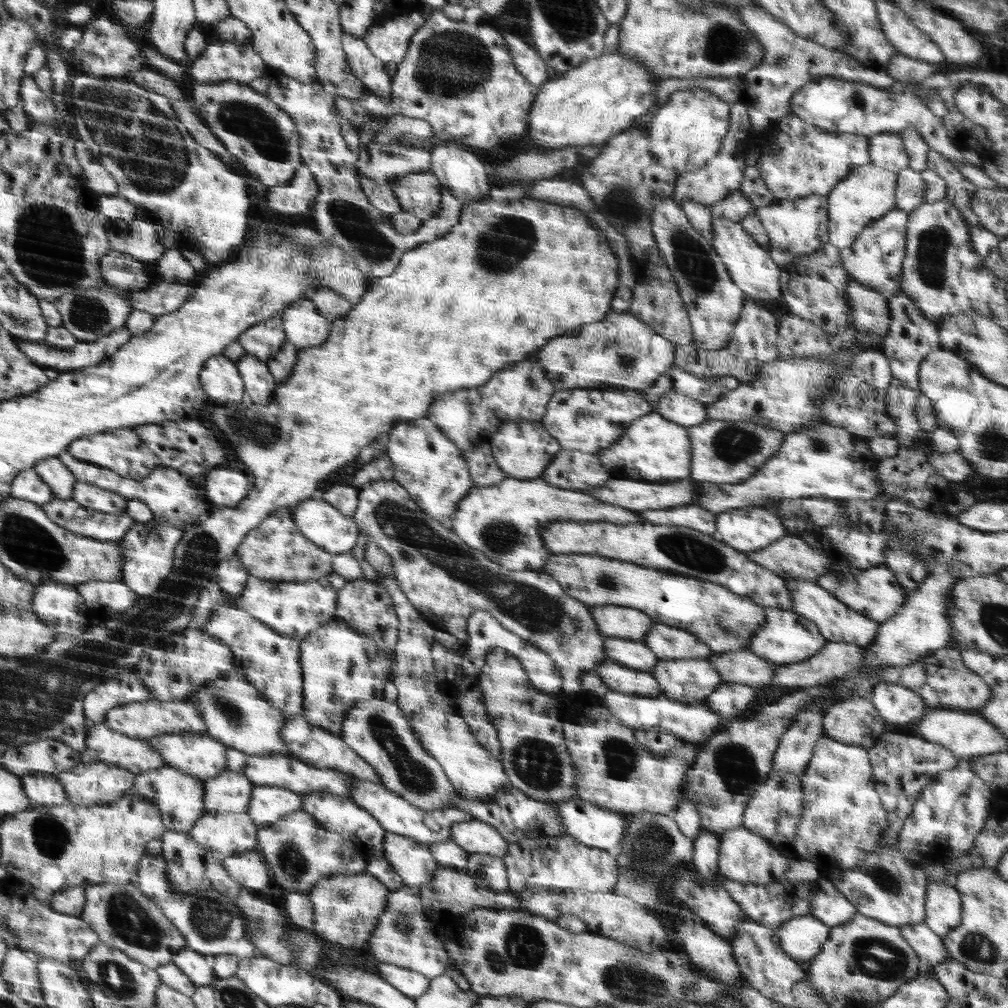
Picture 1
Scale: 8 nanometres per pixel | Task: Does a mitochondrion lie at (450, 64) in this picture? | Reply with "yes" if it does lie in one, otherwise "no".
yes

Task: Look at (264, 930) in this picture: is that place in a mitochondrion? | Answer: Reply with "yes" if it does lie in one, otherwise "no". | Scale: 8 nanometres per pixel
yes

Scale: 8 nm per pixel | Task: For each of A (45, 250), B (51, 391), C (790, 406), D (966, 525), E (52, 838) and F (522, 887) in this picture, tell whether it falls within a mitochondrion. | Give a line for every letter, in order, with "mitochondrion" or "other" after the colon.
A: mitochondrion
B: other
C: other
D: other
E: mitochondrion
F: other

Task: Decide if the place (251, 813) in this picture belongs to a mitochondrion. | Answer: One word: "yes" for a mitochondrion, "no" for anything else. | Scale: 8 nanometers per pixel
no

